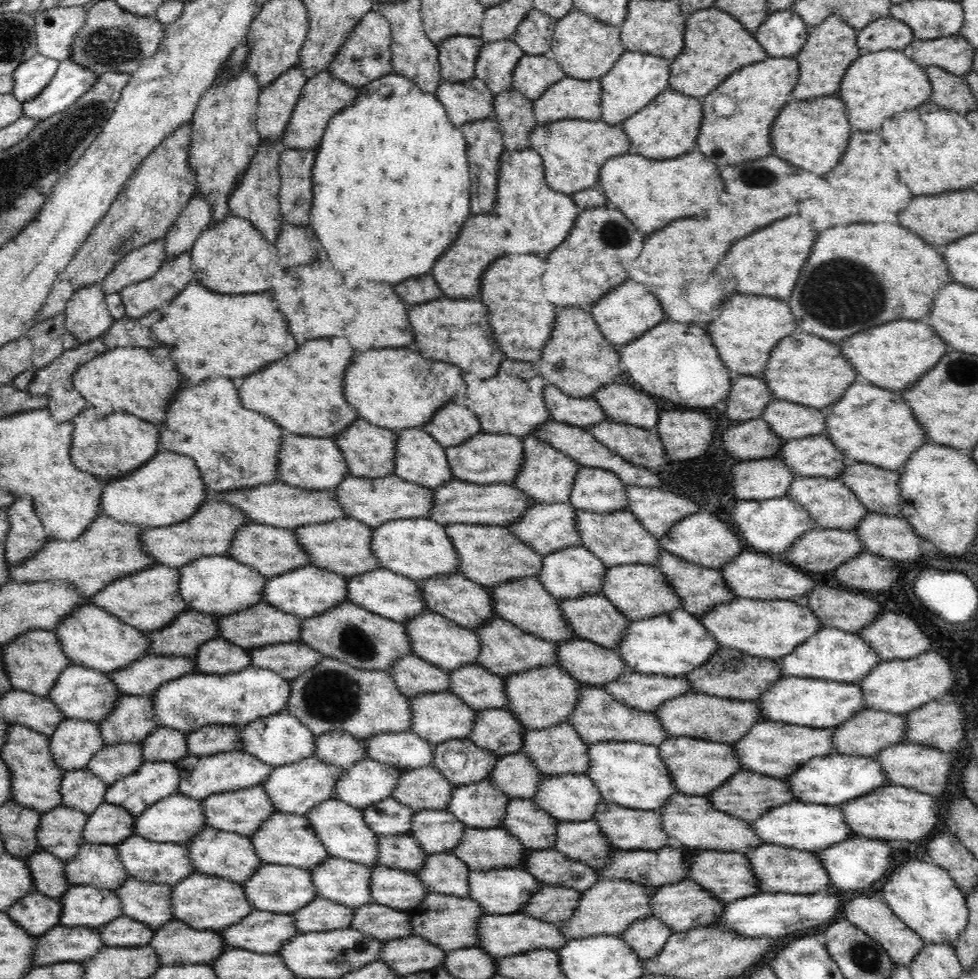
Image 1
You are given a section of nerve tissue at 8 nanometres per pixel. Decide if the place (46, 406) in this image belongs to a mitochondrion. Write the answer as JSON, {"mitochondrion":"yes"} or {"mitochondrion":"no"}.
{"mitochondrion":"no"}

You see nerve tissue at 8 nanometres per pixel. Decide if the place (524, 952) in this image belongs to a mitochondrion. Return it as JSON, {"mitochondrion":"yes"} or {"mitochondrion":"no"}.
{"mitochondrion":"no"}

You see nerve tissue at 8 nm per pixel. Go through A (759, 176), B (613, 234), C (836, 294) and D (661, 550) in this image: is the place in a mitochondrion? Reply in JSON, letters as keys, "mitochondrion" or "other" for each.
{"A":"mitochondrion","B":"mitochondrion","C":"mitochondrion","D":"other"}

